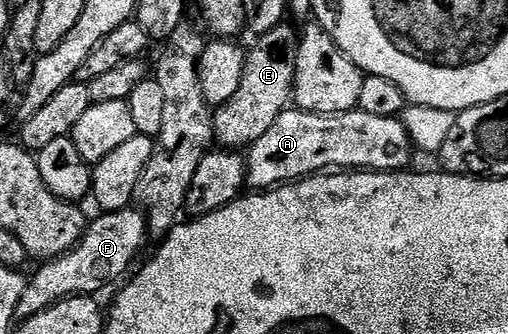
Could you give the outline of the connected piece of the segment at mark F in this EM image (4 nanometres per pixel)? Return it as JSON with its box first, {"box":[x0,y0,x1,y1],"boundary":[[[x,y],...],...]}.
{"box":[17,207,148,318],"boundary":[[[137,207],[98,214],[95,220],[93,217],[89,221],[81,244],[71,252],[37,265],[38,273],[29,277],[22,301],[18,303],[17,315],[22,318],[35,316],[37,312],[59,304],[69,296],[99,294],[98,292],[104,291],[109,284],[116,283],[118,279],[121,281],[131,271],[130,263],[137,258],[145,240],[148,240],[146,217]]]}

